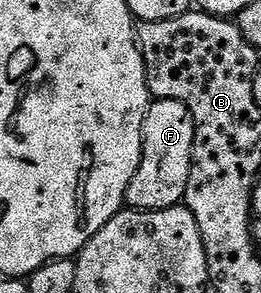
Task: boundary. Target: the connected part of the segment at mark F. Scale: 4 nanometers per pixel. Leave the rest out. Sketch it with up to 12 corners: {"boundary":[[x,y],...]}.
{"boundary":[[157,99],[143,122],[132,211],[183,203],[195,122],[181,101]]}

